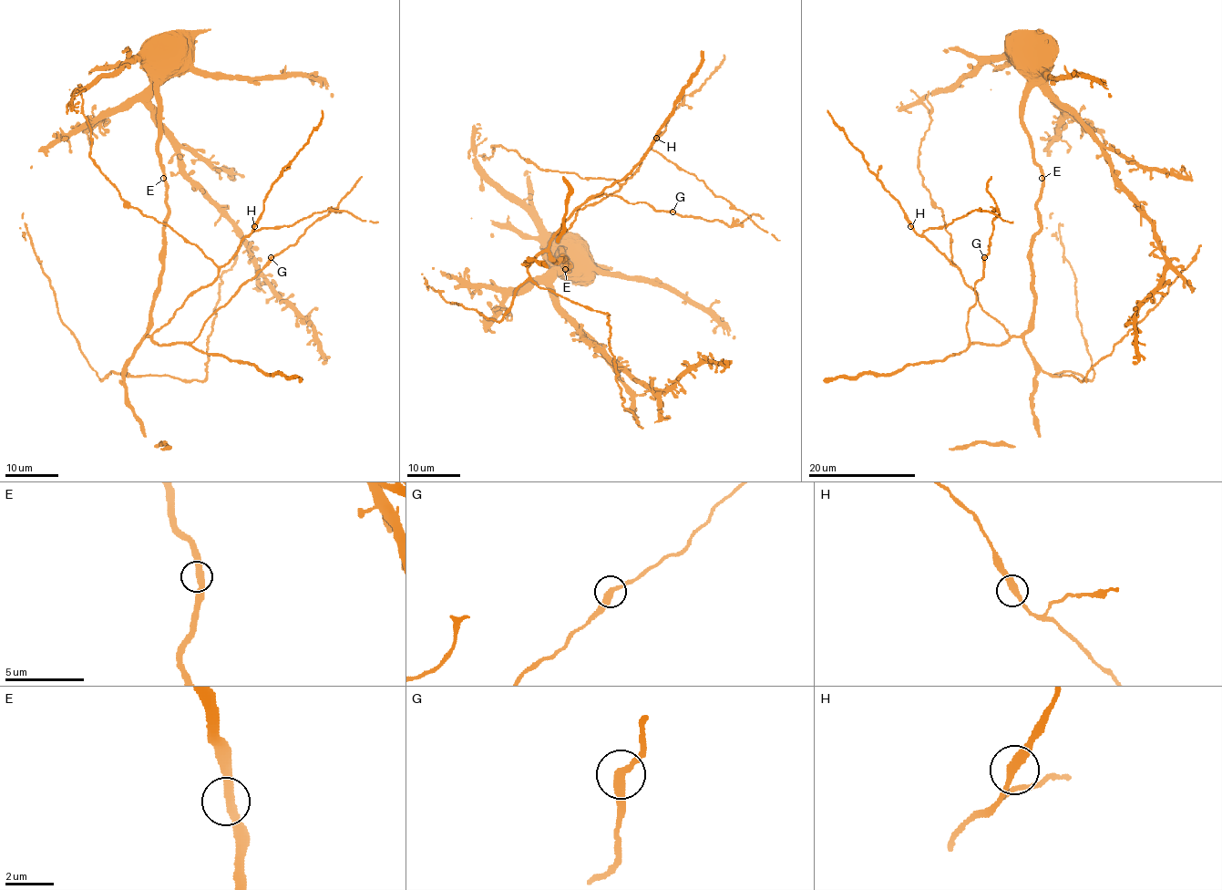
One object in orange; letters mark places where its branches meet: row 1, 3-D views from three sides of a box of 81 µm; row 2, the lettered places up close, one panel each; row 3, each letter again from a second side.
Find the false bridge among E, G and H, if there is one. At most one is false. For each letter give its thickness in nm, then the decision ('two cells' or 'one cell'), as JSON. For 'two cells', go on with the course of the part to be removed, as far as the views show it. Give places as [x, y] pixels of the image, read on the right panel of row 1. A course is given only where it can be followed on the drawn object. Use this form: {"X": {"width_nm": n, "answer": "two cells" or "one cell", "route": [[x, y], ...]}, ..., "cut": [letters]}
{"E": {"width_nm": 360, "answer": "one cell"}, "G": {"width_nm": 360, "answer": "one cell"}, "H": {"width_nm": 360, "answer": "one cell"}, "cut": []}

